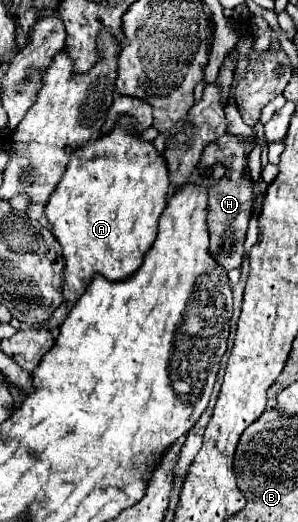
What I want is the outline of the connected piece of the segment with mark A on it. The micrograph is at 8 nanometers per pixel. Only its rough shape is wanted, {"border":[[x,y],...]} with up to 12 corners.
{"border":[[120,122],[70,156],[46,206],[62,304],[130,278],[168,168]]}

